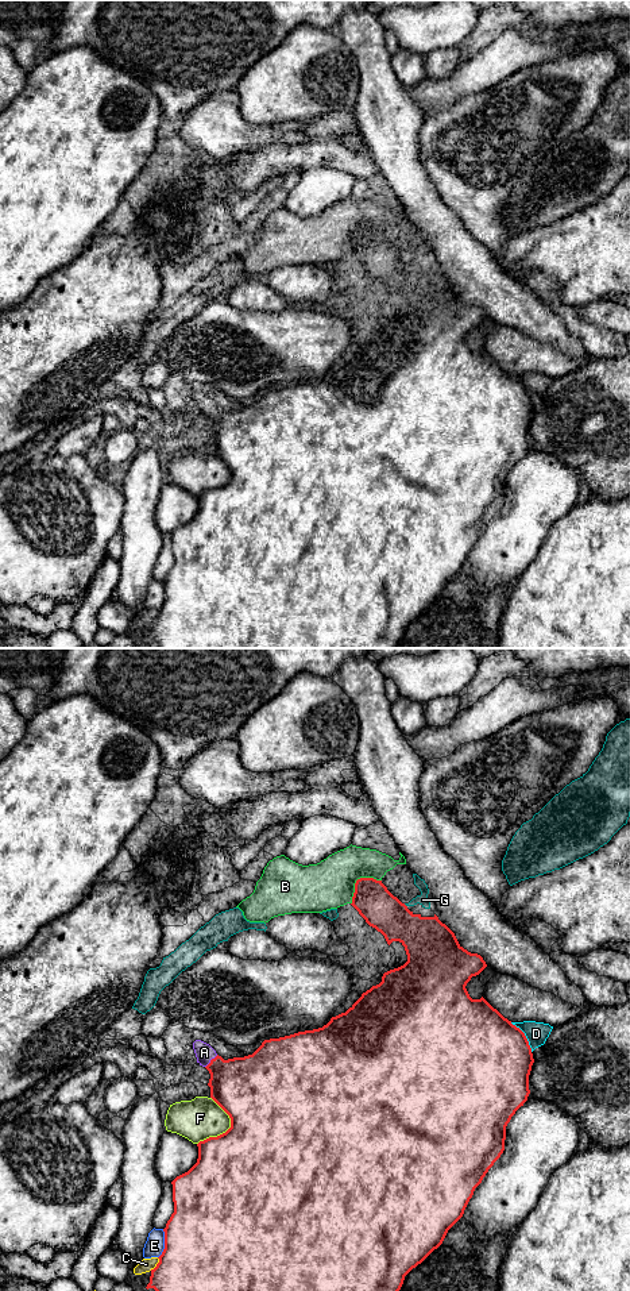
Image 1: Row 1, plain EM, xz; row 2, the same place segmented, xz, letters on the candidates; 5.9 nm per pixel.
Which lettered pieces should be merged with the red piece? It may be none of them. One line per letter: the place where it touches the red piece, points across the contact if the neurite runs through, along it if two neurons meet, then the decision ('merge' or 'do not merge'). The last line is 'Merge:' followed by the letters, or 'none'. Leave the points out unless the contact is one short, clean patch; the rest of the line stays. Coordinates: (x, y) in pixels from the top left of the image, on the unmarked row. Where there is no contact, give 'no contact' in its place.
A: contact xz (211, 412); way xz (243, 439), (232, 434), (211, 412), (204, 404); merge
B: contact xz (356, 232); border xz (381, 231), (359, 230), (355, 235), (351, 255); do not merge
C: contact xz (157, 616); do not merge
D: contact xz (525, 388); do not merge
E: contact xz (165, 596); do not merge
F: contact xz (230, 480); do not merge
G: contact xz (405, 257); border xz (404, 255), (406, 258); do not merge
Merge: A

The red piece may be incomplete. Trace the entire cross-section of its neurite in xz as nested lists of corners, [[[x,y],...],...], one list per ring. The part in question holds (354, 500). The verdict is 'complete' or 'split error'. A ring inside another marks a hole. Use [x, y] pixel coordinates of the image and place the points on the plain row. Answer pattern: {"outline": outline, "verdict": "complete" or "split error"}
{"outline": [[[374,230],[357,231],[351,257],[370,278],[375,280],[384,288],[389,297],[393,293],[399,293],[405,298],[407,313],[403,317],[384,324],[379,336],[372,338],[370,342],[363,344],[345,365],[332,369],[322,379],[298,384],[279,390],[264,392],[252,406],[224,412],[209,396],[201,392],[196,392],[193,394],[197,415],[205,419],[210,425],[208,435],[210,439],[210,450],[229,467],[231,479],[217,489],[209,489],[200,493],[197,496],[197,515],[188,524],[177,528],[171,533],[174,564],[163,581],[165,601],[158,609],[159,614],[154,621],[151,621],[150,635],[146,639],[147,641],[154,640],[156,643],[156,648],[397,648],[403,636],[405,628],[442,596],[448,582],[463,569],[475,540],[482,535],[488,521],[505,502],[506,478],[515,463],[523,458],[530,446],[529,427],[534,411],[529,393],[519,379],[505,370],[483,348],[480,351],[472,351],[469,348],[465,338],[472,328],[479,327],[487,319],[486,313],[480,307],[471,305],[464,301],[459,296],[455,285],[442,275],[436,266],[433,269],[422,269],[421,266],[410,263],[405,255],[387,242],[382,232],[376,232]]], "verdict": "split error"}

